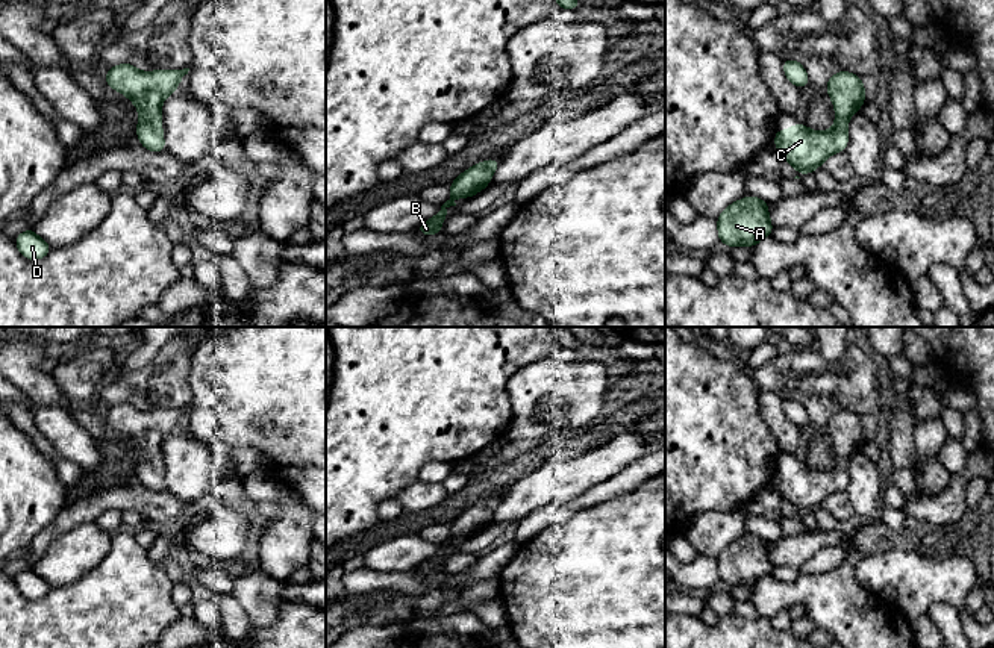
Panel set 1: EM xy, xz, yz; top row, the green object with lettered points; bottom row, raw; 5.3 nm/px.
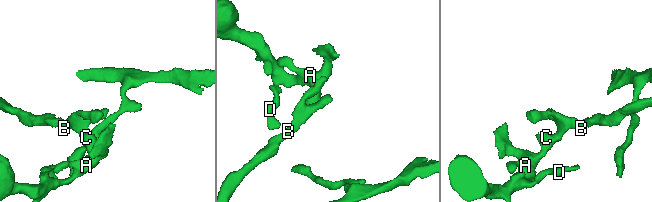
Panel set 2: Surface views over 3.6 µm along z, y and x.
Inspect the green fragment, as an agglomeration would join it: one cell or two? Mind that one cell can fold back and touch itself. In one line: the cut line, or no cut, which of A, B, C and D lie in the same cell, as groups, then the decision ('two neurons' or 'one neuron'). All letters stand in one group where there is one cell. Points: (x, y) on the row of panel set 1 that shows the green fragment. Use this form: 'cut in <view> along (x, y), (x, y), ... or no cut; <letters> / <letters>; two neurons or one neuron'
no cut; A B C D; one neuron

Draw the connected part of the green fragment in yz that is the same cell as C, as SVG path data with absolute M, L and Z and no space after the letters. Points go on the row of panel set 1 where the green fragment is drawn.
M849 71L835 73L827 85L833 107L835 124L827 132L814 132L799 123L788 130L777 129L774 145L800 174L814 173L824 160L838 151L846 151L849 142L849 118L859 112L865 101L865 88L859 76Z

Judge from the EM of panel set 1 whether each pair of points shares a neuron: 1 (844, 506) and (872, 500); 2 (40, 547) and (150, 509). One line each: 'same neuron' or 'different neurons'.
1: different neurons
2: same neuron

